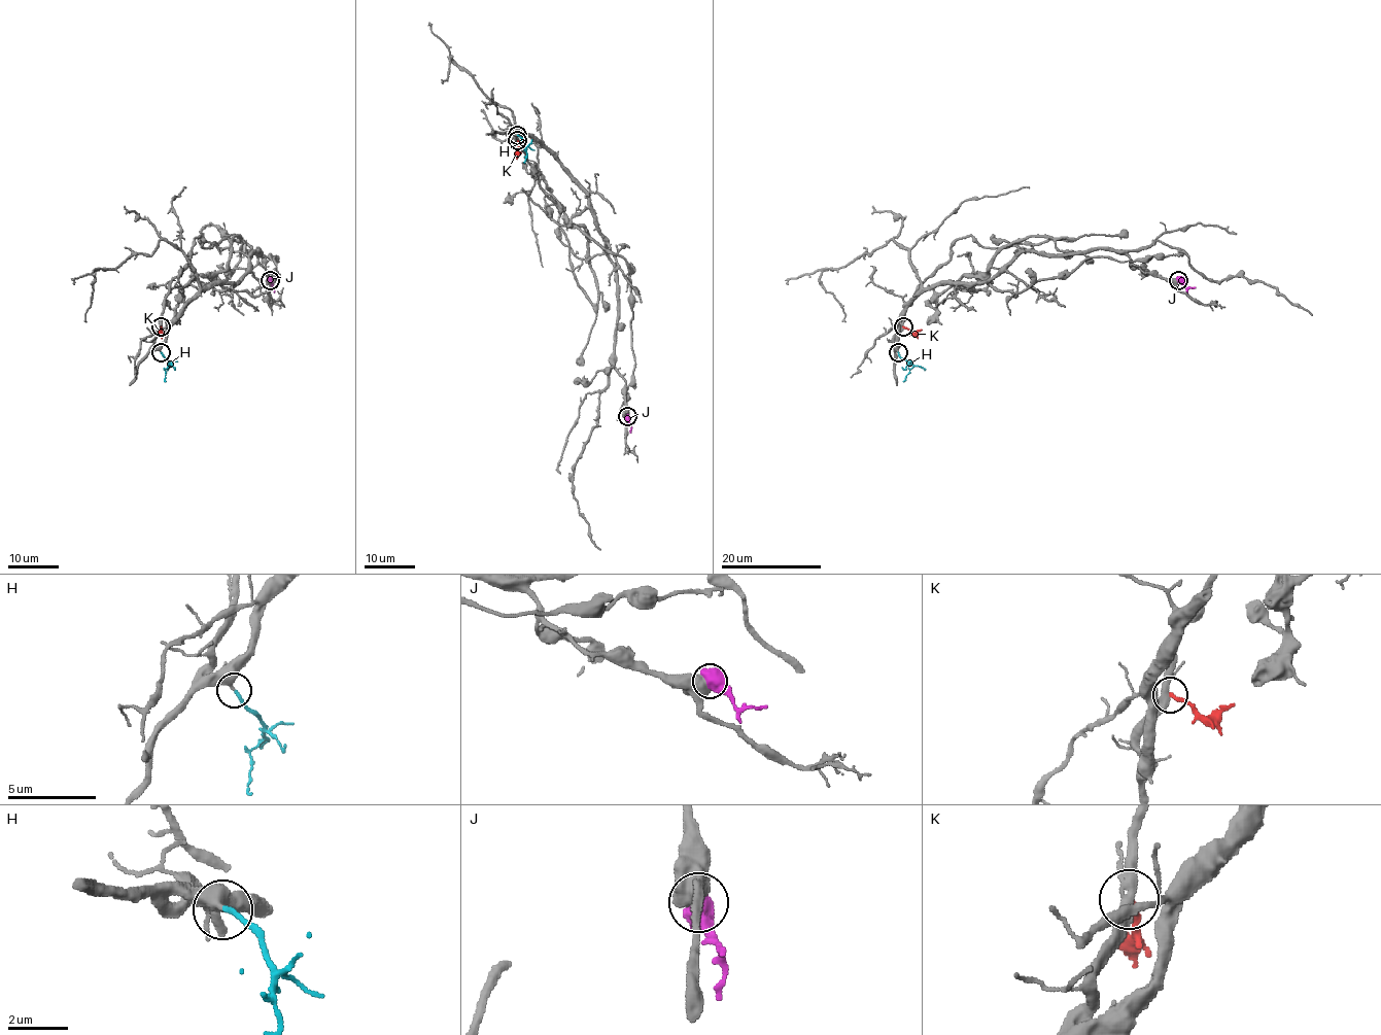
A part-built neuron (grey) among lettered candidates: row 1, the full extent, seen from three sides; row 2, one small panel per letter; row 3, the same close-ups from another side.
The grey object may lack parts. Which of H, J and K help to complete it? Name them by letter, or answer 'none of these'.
H

